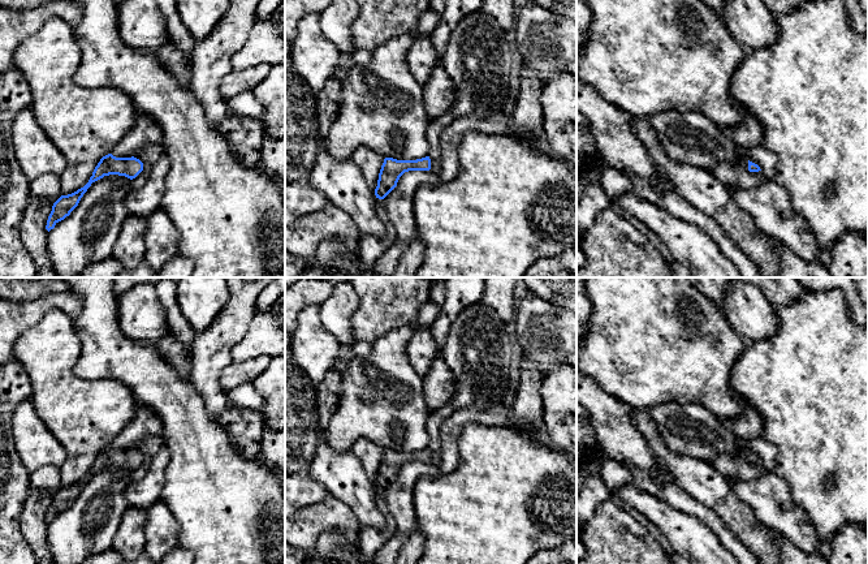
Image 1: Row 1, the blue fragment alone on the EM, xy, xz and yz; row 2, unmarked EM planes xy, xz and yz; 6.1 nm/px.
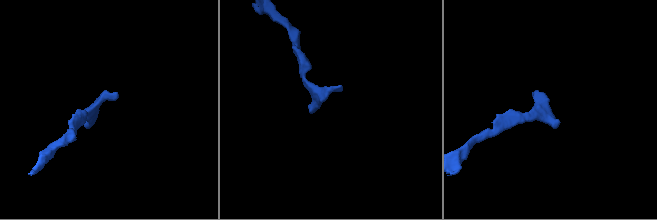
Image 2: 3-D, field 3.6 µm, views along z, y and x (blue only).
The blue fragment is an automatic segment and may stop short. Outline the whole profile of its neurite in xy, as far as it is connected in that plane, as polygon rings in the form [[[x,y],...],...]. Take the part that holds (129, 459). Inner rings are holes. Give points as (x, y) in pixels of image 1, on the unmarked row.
[[[138,405],[134,418],[118,432],[112,443],[103,448],[95,458],[88,474],[77,483],[61,487],[52,498],[46,521],[49,524],[78,498],[92,474],[109,466],[135,470],[143,462],[143,455],[134,447],[148,435],[163,434],[161,418],[150,408]]]

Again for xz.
[[[429,448],[416,452],[397,452],[393,449],[385,449],[381,457],[375,487],[379,491],[384,491],[396,478],[400,469],[409,462],[429,462]]]

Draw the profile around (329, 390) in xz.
[[[332,369],[325,379],[318,384],[318,412],[319,412],[319,429],[325,431],[329,419],[337,409],[341,396],[341,373]]]

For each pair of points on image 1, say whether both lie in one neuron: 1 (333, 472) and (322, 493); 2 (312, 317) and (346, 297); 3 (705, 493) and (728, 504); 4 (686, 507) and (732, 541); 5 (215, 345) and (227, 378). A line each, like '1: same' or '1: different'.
1: different
2: different
3: same
4: same
5: different

